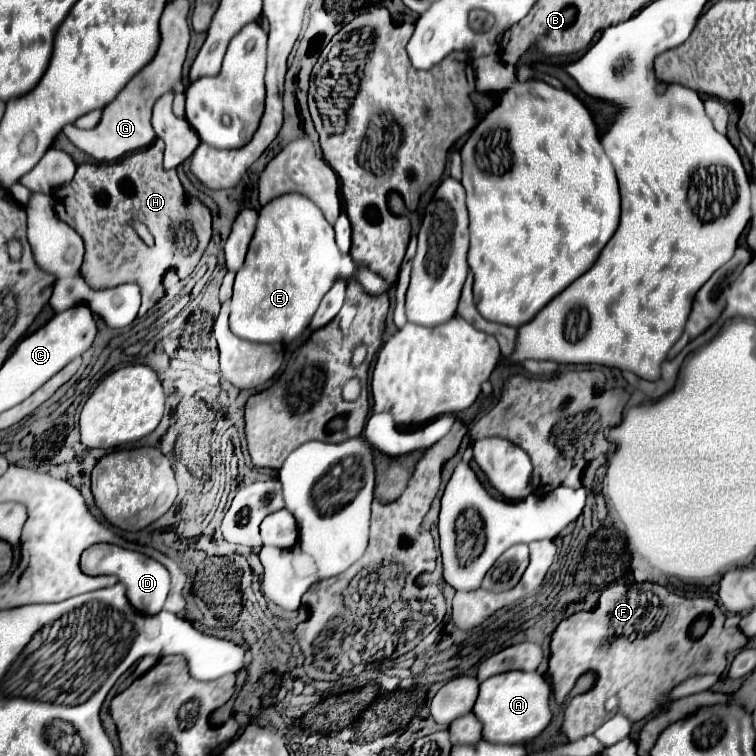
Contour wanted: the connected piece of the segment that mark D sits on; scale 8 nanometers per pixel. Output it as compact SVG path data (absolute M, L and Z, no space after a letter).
M94 544L84 550L80 568L88 576L100 576L100 574L116 574L118 580L126 586L126 596L130 604L142 612L142 614L156 614L162 610L164 600L170 590L170 574L168 570L156 562L154 558L134 552L134 550L124 550L116 544Z

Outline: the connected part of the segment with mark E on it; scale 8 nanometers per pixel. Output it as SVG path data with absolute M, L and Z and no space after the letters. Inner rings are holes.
M296 192L282 194L262 206L258 214L246 262L238 270L234 282L230 330L238 338L250 342L292 342L306 330L322 296L330 290L336 278L346 282L350 278L358 278L370 296L380 296L394 286L382 276L354 266L350 256L340 254L334 242L334 228L310 198ZM316 278L320 280L314 282Z

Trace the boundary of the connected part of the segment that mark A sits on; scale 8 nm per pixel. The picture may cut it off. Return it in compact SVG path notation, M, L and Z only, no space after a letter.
M514 670L496 674L480 684L480 694L472 712L482 722L484 740L494 744L526 744L552 720L550 684L538 672Z

